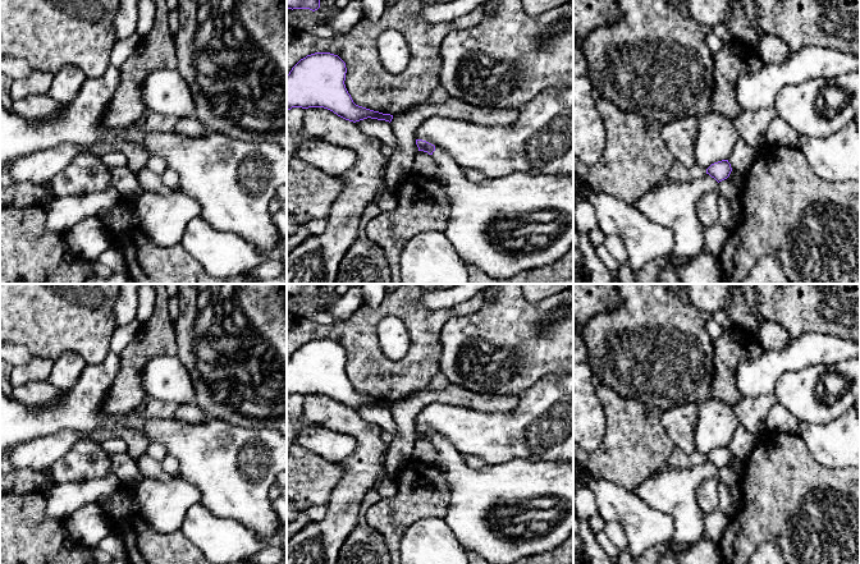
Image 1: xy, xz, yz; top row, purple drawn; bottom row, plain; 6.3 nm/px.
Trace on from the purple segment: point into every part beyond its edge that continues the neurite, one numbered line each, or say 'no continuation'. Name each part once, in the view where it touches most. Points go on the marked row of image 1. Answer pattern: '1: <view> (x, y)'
1: xz (474, 207)

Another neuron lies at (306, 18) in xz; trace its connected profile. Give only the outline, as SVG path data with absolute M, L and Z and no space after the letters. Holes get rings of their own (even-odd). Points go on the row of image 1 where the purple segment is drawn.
M320 0L320 8L315 12L310 9L293 9L293 14L297 18L297 32L306 33L310 27L316 24L330 24L333 15L339 9L335 4Z

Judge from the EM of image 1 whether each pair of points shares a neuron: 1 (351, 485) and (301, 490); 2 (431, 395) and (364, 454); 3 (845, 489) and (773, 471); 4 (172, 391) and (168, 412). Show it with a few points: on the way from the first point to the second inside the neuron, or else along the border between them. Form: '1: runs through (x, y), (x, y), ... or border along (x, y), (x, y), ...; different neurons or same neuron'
1: border along (339, 463), (342, 476), (325, 504); different neurons
2: border along (390, 438), (384, 467); different neurons
3: runs through (827, 485), (791, 485); same neuron
4: border along (146, 395), (163, 402), (172, 402), (177, 406); different neurons

